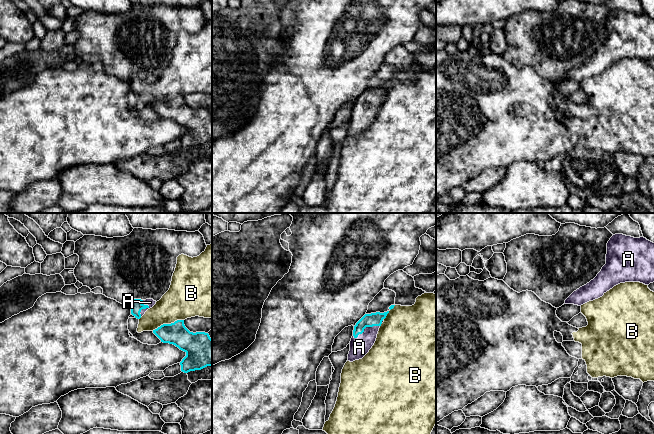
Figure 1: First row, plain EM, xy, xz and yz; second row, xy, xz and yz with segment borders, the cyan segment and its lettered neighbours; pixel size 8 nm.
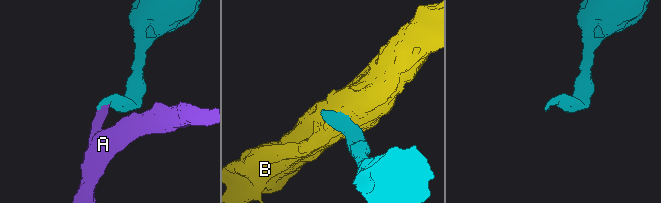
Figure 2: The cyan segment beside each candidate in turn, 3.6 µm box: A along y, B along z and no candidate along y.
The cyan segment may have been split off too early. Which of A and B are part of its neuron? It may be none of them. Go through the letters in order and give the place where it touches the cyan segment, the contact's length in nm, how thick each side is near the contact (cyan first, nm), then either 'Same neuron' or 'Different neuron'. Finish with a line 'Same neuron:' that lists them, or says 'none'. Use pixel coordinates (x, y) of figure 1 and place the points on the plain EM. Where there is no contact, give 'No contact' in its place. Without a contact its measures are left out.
A: Touches cyan at xz (365, 103). Shared border 240 nm. Thickness 110 nm (cyan) against 160 nm. Same neuron
B: Touches cyan at xy (167, 100). Shared border 280 nm. Thickness 180 nm (cyan) against 300 nm. Different neuron
Same neuron: A

